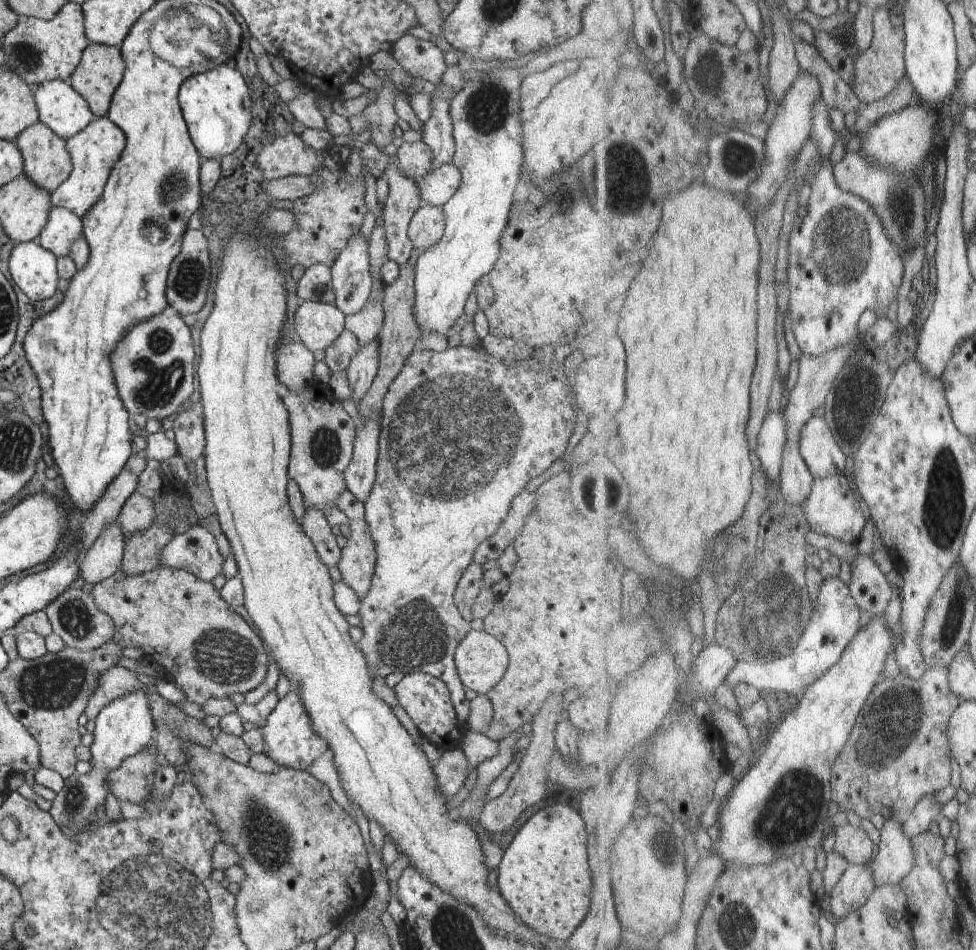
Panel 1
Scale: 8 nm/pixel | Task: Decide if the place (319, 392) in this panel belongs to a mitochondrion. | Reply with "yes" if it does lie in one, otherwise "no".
no

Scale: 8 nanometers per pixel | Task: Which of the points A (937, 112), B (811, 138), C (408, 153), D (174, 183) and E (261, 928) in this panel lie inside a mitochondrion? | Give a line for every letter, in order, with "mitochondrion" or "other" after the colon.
A: other
B: other
C: other
D: mitochondrion
E: other

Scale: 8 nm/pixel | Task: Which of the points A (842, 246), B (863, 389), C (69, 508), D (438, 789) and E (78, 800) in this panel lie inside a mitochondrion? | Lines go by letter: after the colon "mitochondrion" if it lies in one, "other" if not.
A: mitochondrion
B: mitochondrion
C: other
D: other
E: mitochondrion

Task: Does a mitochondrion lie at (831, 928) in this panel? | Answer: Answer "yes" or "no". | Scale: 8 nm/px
no

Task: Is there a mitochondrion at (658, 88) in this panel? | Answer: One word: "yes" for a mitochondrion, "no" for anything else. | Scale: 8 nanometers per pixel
no

